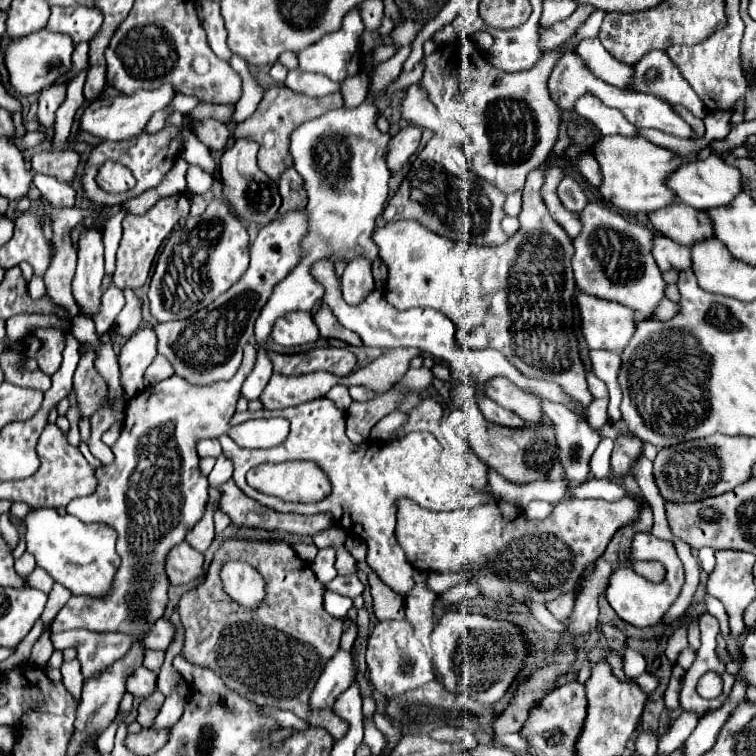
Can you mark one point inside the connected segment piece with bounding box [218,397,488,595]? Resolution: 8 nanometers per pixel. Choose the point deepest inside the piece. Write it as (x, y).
(366, 479)

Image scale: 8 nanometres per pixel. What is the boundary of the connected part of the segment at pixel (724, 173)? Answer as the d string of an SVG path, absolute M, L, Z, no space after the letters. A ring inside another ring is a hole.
M712 153L706 161L694 161L684 167L680 167L672 177L668 179L668 185L676 191L682 203L692 205L694 209L708 211L722 205L730 205L738 193L742 193L742 175L740 169L734 165L724 163L724 159L716 153Z

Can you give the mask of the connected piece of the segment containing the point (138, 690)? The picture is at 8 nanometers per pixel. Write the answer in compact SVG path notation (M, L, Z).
M138 667L126 681L126 691L140 699L148 697L154 689L156 689L156 673L146 667Z

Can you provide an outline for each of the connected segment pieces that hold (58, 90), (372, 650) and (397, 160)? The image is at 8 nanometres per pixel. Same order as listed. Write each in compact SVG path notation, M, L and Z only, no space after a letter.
M56 83L50 85L48 89L44 89L44 93L40 93L40 105L38 105L38 119L42 125L52 127L54 125L54 113L58 109L58 105L64 103L66 91L64 91L64 83Z
M406 619L376 623L366 645L366 663L372 687L386 699L406 693L410 689L418 689L436 679L430 655L426 653L420 639L416 639L414 629Z
M408 125L402 127L390 141L388 145L388 167L392 173L396 173L418 149L420 145L420 127L416 125Z

